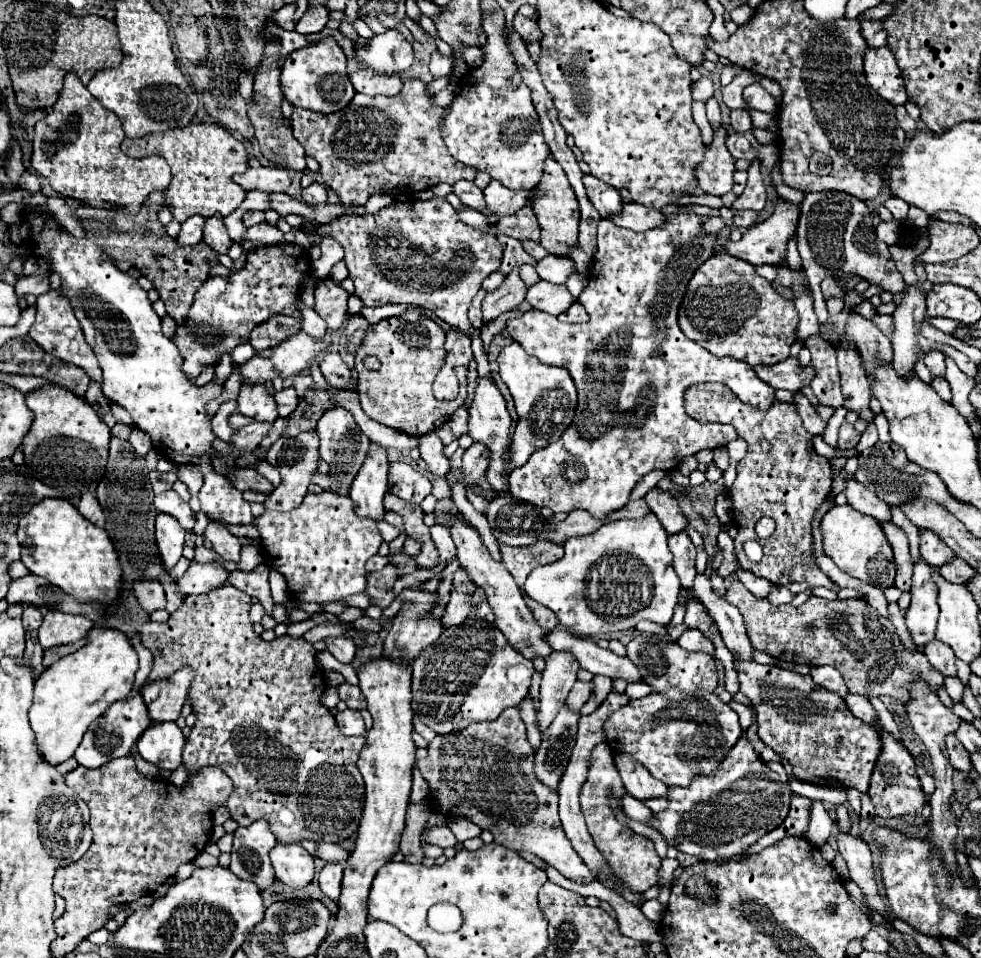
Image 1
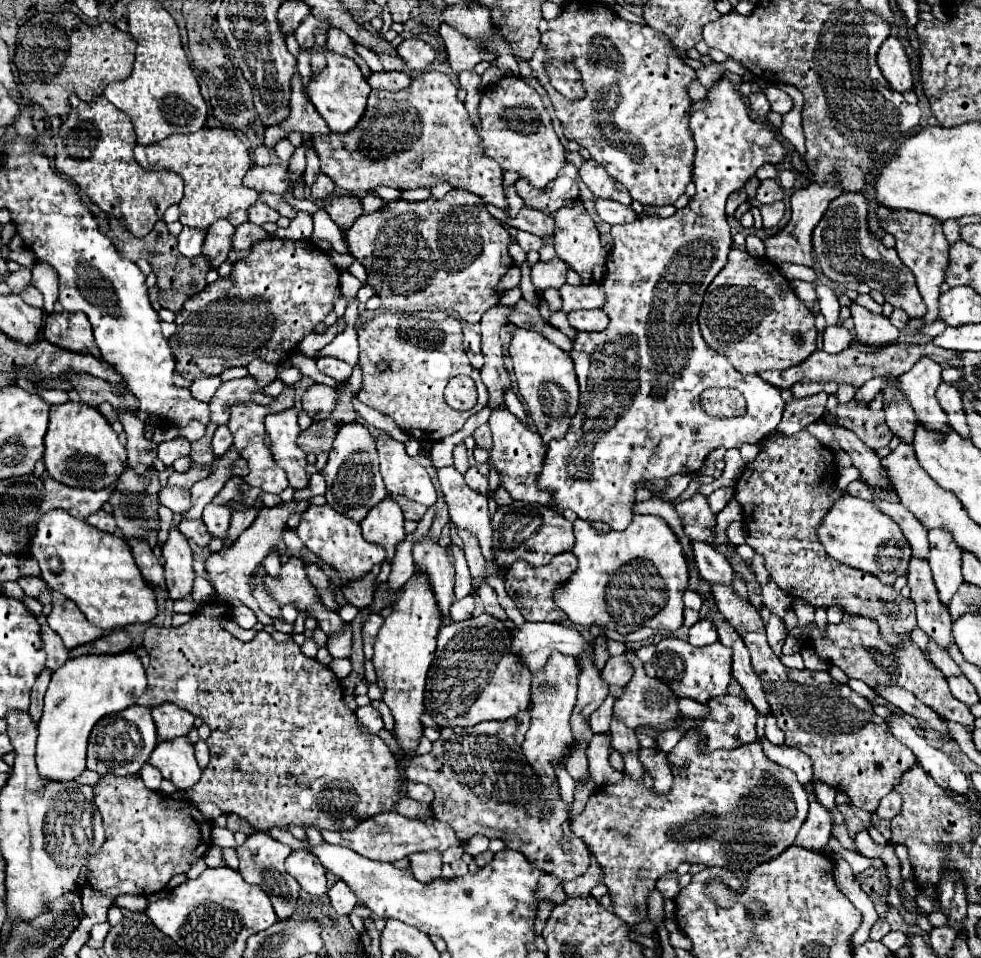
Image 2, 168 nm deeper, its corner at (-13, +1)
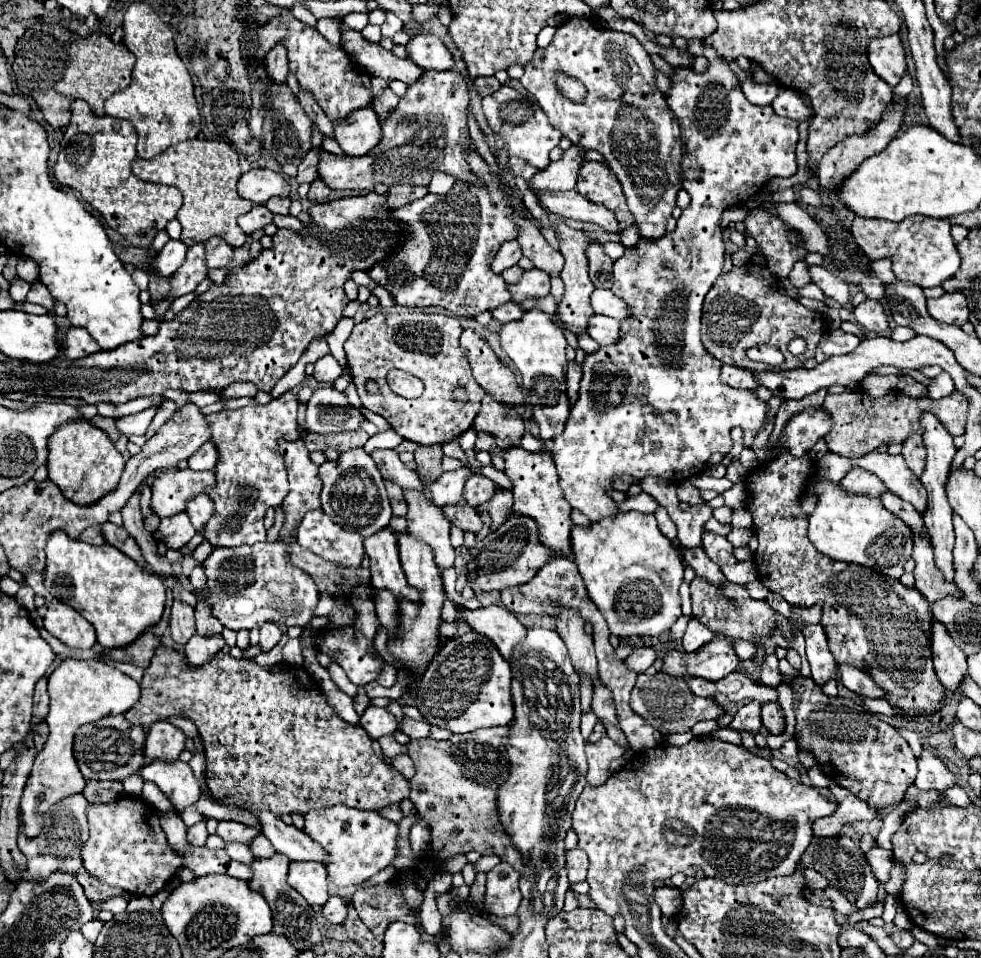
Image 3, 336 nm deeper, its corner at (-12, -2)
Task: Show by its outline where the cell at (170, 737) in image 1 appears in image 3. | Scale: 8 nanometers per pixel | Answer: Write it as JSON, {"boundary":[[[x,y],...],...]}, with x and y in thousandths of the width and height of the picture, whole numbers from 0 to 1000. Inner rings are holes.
{"boundary":[[[159,794],[149,799],[143,809],[155,815],[171,832],[190,861],[200,861],[206,857],[206,851],[200,844],[200,836],[204,834],[204,817],[192,796],[177,794],[175,799],[167,799],[165,794]]]}

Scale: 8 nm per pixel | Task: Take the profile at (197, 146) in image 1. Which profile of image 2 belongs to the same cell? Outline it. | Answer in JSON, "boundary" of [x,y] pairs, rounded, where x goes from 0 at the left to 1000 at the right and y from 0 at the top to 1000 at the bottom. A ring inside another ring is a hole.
{"boundary":[[[207,134],[197,140],[176,140],[158,150],[138,152],[138,167],[148,177],[176,177],[189,190],[189,205],[182,211],[182,232],[193,238],[211,238],[223,228],[231,228],[238,236],[252,232],[252,219],[262,211],[264,203],[248,196],[246,188],[256,175],[252,152],[233,134]]]}

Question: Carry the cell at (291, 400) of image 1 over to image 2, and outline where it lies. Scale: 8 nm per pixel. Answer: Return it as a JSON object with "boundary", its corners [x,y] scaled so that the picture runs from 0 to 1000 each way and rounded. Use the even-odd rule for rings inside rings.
{"boundary":[[[319,401],[307,411],[307,424],[319,438],[331,438],[341,426],[341,407],[329,401]]]}

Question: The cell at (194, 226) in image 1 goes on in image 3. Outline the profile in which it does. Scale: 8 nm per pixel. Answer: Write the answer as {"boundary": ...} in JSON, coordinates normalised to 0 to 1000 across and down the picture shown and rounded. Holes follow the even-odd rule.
{"boundary":[[[173,249],[167,260],[159,266],[159,270],[155,272],[155,283],[167,291],[167,289],[173,289],[181,279],[183,279],[183,272],[188,272],[188,264],[192,260],[186,256],[186,252],[177,252]]]}

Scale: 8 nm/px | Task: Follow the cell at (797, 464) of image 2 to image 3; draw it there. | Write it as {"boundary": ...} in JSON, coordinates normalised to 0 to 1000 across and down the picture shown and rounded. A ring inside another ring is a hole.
{"boundary":[[[797,473],[797,475],[793,475],[791,479],[787,479],[787,481],[775,485],[775,487],[773,487],[771,492],[767,492],[767,494],[762,496],[762,500],[760,500],[760,508],[762,508],[762,517],[765,517],[762,533],[767,535],[769,554],[771,554],[771,561],[773,561],[773,573],[771,573],[771,577],[769,577],[769,588],[771,588],[771,594],[773,594],[773,598],[775,598],[775,606],[777,606],[787,619],[797,621],[797,623],[799,623],[803,629],[807,629],[809,634],[830,634],[830,632],[834,632],[834,634],[838,636],[836,652],[840,654],[840,661],[842,661],[842,665],[844,665],[844,675],[846,675],[846,682],[850,684],[850,688],[856,690],[856,692],[871,694],[871,696],[875,696],[875,698],[879,698],[879,700],[885,700],[885,705],[887,705],[887,707],[893,711],[893,715],[901,721],[901,730],[903,730],[909,738],[919,740],[922,751],[928,751],[928,753],[932,753],[932,751],[948,751],[948,748],[952,748],[952,746],[960,740],[960,736],[962,736],[962,717],[958,715],[958,711],[956,711],[956,707],[954,707],[954,703],[952,703],[952,696],[950,696],[950,677],[948,677],[948,669],[950,669],[950,636],[948,636],[948,632],[942,627],[942,623],[938,623],[938,619],[936,619],[934,615],[922,613],[915,604],[903,602],[903,600],[899,600],[899,598],[893,596],[893,594],[877,592],[877,590],[873,590],[873,588],[866,588],[866,590],[864,590],[864,588],[850,586],[850,584],[846,584],[846,581],[834,577],[832,571],[828,571],[828,567],[824,565],[824,558],[822,558],[824,540],[815,533],[815,517],[818,517],[818,513],[822,510],[824,500],[830,498],[830,492],[832,492],[832,490],[830,490],[830,483],[828,483],[826,475],[824,475],[824,477],[807,477],[805,473]]]}

